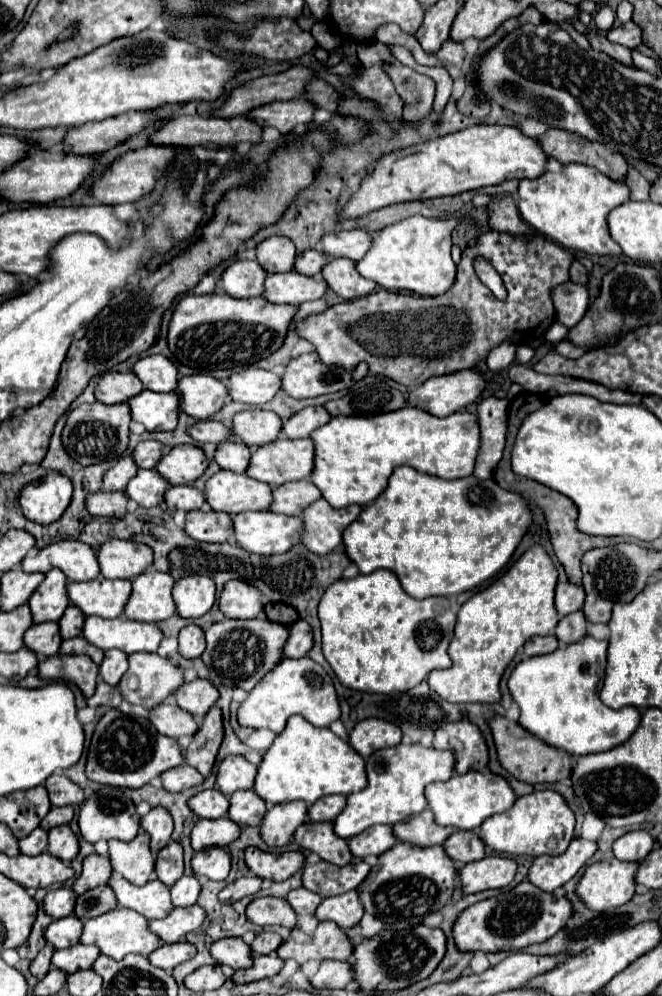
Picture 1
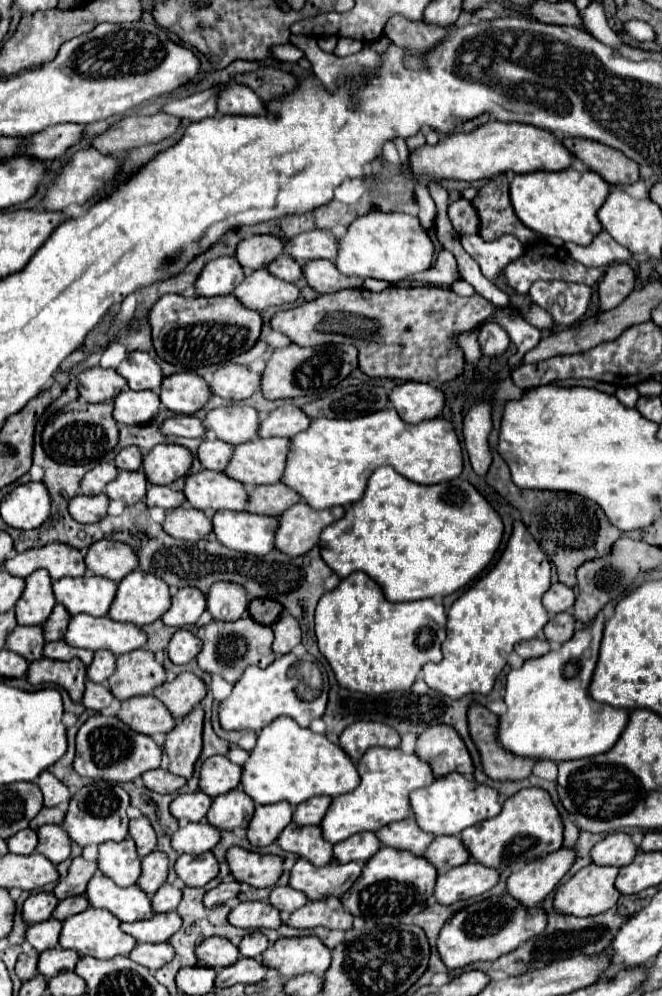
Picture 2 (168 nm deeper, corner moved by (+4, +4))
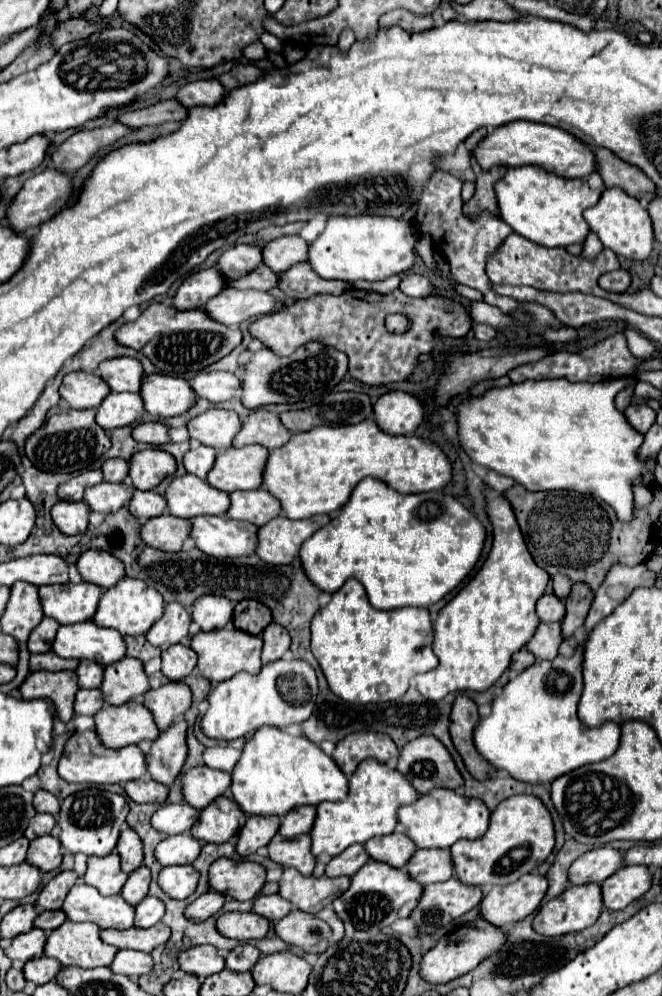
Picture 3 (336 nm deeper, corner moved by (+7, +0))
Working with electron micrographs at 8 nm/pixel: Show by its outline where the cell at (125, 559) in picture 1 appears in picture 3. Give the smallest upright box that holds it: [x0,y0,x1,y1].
[76,550,126,590]

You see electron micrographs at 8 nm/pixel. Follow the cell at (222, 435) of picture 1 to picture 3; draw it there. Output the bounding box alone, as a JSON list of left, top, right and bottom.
[132,422,170,446]

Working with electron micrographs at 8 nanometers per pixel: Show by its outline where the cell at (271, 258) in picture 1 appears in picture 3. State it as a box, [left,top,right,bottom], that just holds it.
[218,244,262,280]

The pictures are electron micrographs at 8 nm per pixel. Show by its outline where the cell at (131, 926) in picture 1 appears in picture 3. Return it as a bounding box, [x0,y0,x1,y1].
[44,920,118,966]

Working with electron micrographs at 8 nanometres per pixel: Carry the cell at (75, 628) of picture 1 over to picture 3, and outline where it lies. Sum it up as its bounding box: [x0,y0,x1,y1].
[28,618,58,654]

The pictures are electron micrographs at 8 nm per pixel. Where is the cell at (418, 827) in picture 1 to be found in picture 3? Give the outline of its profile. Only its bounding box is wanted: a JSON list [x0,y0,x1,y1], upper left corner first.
[366,832,416,868]

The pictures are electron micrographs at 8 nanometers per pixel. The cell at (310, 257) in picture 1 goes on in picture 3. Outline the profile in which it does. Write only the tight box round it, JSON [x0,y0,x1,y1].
[228,264,280,290]

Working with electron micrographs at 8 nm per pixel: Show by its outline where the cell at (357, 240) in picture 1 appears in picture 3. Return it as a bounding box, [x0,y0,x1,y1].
[264,236,310,272]

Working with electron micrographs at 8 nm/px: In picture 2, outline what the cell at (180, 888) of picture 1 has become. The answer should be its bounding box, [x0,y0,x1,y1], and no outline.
[151,884,181,914]

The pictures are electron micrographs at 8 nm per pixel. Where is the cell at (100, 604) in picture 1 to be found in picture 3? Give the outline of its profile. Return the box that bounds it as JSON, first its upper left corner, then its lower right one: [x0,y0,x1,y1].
[38,582,102,624]

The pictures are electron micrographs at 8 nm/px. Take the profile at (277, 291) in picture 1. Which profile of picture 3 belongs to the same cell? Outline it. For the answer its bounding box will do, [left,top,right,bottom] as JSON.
[204,286,278,326]

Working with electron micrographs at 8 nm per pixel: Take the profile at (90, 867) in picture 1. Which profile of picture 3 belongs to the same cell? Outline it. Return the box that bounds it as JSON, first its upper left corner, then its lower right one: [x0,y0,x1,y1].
[38,870,80,910]

